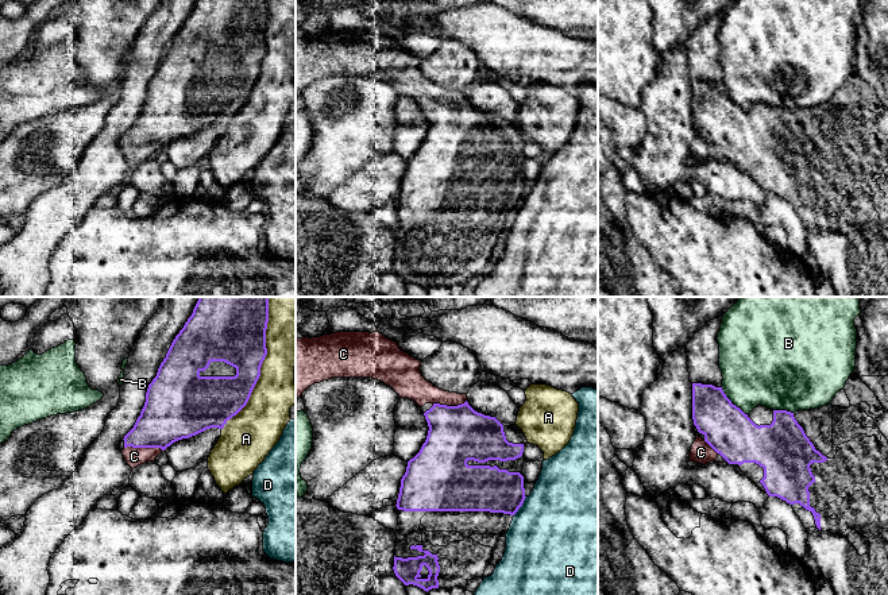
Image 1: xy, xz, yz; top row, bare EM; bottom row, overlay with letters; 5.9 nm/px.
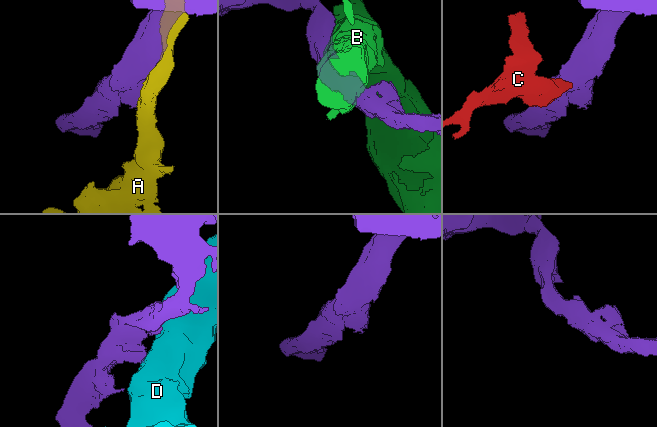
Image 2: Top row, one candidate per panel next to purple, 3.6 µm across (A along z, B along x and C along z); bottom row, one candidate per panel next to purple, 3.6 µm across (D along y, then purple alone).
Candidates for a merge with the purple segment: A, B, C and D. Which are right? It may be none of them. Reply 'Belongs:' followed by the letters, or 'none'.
Belongs: C

